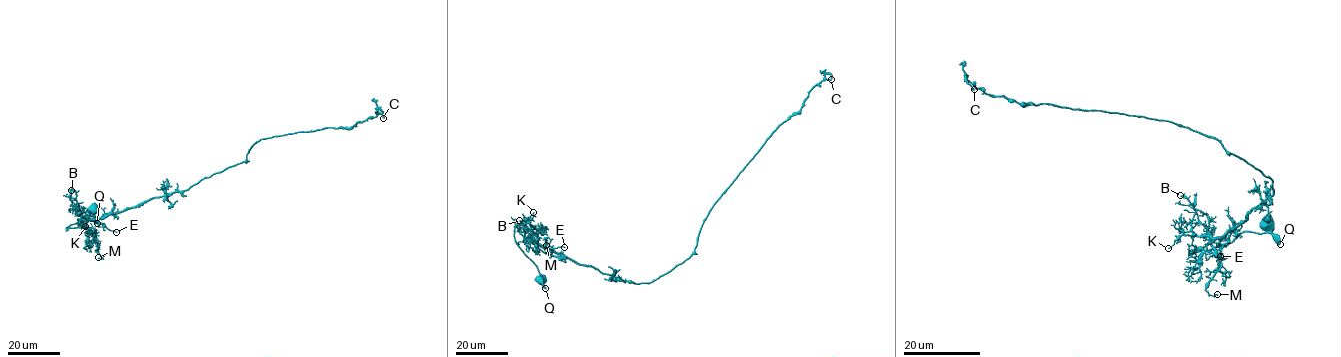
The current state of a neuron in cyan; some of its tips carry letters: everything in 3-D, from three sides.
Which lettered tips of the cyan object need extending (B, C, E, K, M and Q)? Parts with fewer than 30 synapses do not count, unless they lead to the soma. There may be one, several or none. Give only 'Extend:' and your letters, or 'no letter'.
Extend: no letter

